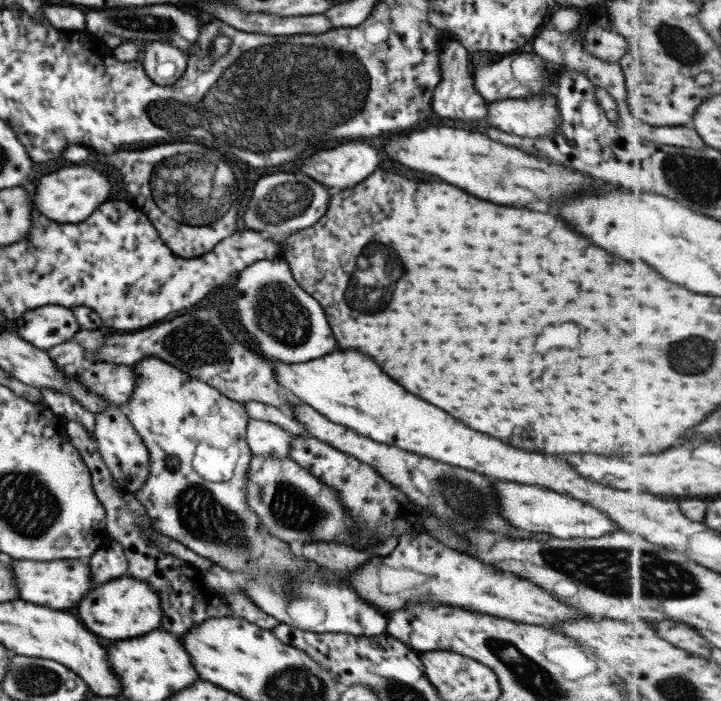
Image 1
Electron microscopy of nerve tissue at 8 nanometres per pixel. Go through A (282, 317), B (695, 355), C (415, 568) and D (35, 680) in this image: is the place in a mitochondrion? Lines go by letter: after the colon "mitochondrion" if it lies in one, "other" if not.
A: mitochondrion
B: mitochondrion
C: other
D: mitochondrion

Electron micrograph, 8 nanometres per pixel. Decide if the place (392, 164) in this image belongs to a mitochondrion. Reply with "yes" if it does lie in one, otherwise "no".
no

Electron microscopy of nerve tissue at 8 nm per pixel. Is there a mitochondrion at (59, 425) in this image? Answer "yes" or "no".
no

